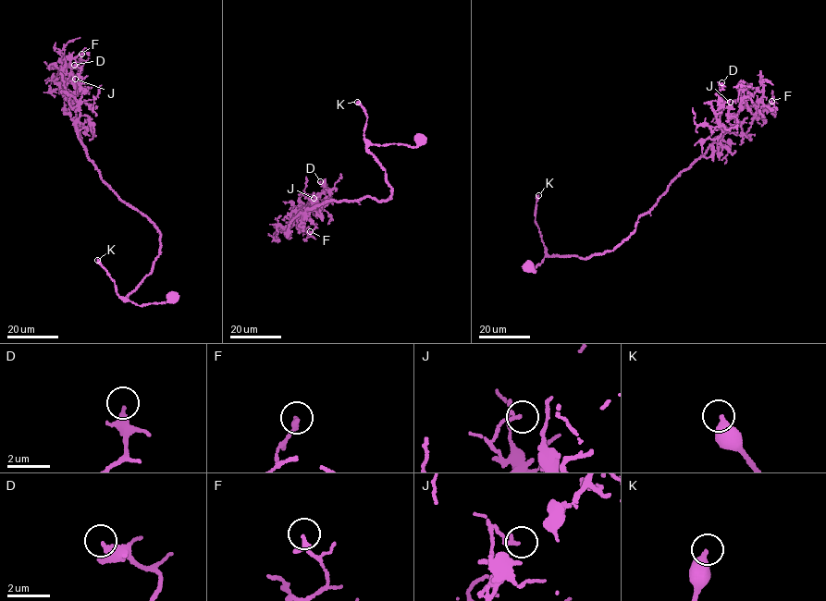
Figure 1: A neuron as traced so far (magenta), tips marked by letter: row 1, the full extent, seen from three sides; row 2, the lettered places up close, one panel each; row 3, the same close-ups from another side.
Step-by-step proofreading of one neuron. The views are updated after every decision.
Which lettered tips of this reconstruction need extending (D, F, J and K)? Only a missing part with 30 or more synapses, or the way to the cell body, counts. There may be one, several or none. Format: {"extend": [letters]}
{"extend": ["K"]}

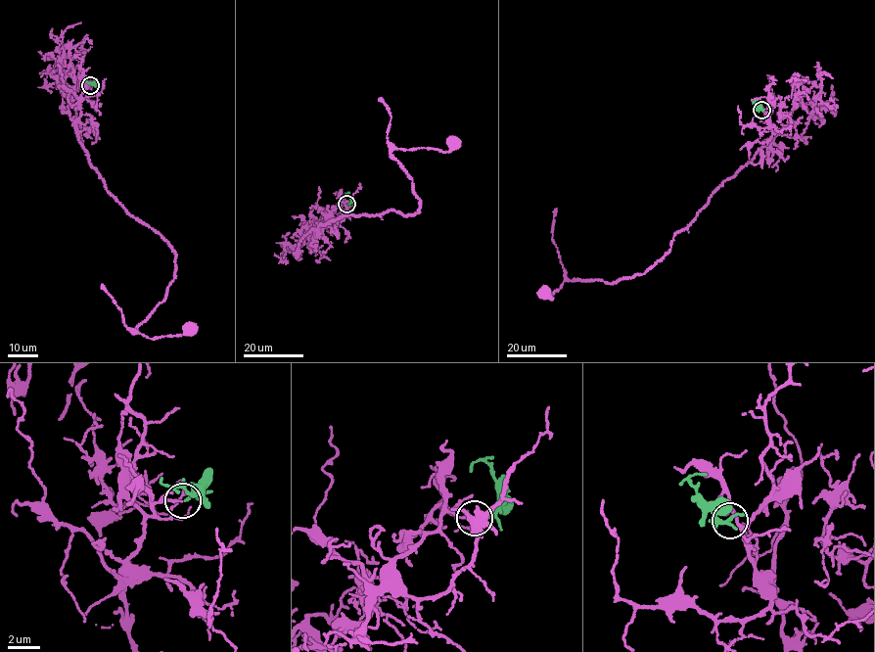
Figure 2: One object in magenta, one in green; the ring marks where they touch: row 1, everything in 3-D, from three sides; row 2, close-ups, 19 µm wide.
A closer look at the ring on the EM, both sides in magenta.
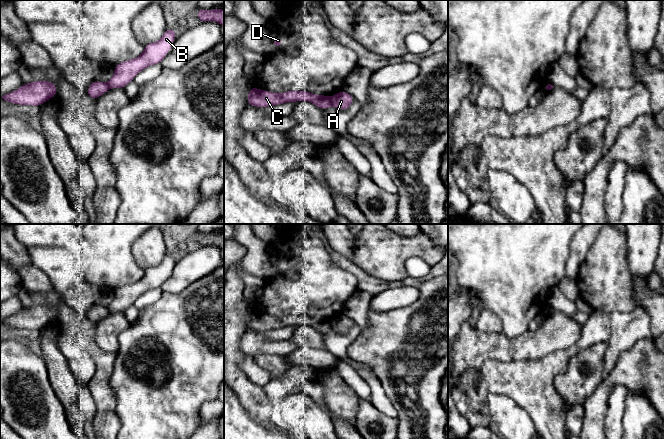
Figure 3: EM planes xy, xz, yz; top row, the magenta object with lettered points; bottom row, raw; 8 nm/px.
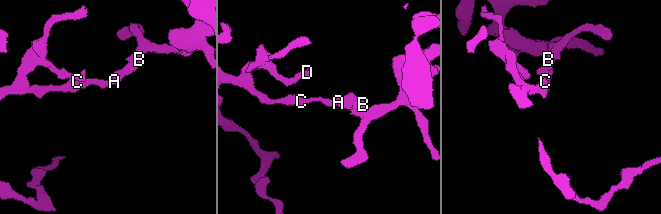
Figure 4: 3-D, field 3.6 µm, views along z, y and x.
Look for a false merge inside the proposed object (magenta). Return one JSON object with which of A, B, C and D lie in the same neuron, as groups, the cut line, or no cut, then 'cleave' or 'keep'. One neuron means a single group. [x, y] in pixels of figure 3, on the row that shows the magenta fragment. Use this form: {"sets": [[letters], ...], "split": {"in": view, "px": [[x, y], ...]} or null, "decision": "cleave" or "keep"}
{"sets": [["A", "B"], ["C", "D"]], "split": {"in": "xz", "px": [[331, 97], [333, 105]]}, "decision": "cleave"}

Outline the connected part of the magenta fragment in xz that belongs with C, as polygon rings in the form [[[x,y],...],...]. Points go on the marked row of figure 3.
[[[250,87],[249,94],[247,96],[247,104],[254,107],[268,107],[302,100],[313,103],[321,110],[333,106],[331,96],[316,95],[308,91],[286,91],[284,93],[277,94],[271,91]]]

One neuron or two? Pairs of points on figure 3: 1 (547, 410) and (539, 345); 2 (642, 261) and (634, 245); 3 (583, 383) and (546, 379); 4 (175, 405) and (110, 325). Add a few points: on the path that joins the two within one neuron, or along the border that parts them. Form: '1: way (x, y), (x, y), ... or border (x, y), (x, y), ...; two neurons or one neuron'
1: border (563, 350), (555, 350), (535, 360); two neurons
2: way (641, 257), (638, 249); one neuron
3: border (568, 361), (555, 377), (563, 401); two neurons
4: border (130, 324), (119, 335), (119, 349), (115, 353); two neurons

